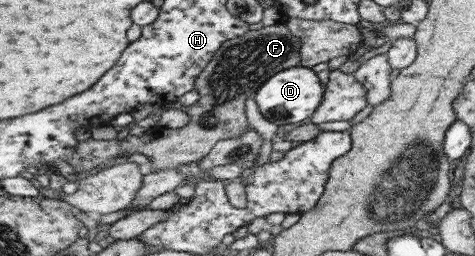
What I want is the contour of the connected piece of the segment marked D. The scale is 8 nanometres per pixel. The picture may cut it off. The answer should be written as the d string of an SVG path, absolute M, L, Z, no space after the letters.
M293 66L276 73L266 81L254 97L260 113L269 121L278 125L301 123L315 115L317 108L324 100L326 87L321 85L317 72L305 66Z

